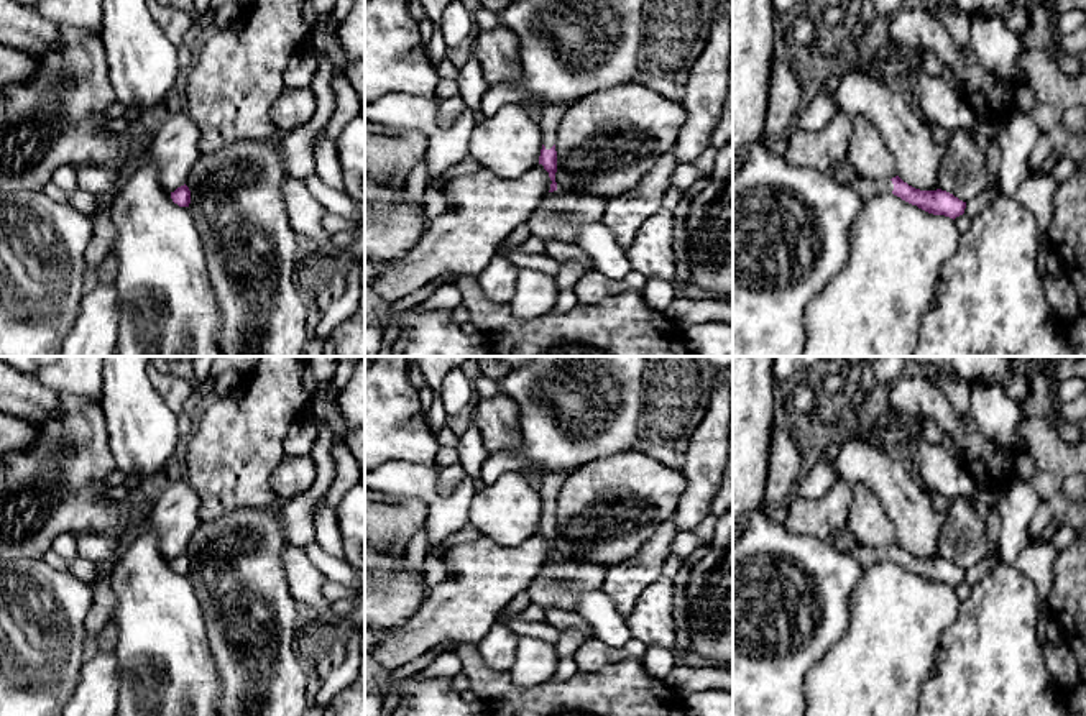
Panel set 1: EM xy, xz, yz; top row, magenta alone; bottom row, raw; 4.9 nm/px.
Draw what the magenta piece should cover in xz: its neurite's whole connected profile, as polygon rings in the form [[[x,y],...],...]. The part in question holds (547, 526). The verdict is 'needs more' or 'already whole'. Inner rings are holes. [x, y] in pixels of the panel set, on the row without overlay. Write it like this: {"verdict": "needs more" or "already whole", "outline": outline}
{"verdict": "needs more", "outline": [[[550,473],[539,481],[539,491],[542,499],[542,517],[539,524],[539,532],[549,540],[552,548],[550,558],[557,558],[555,540],[557,540],[557,519],[555,519],[555,507],[557,507],[557,494],[559,489],[567,478],[565,473]]]}

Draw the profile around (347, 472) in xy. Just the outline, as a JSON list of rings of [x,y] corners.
[[[334,442],[332,458],[335,463],[335,478],[324,498],[335,509],[345,493],[361,483],[361,471],[345,443]]]

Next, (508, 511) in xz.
[[[519,471],[504,473],[493,484],[478,484],[470,504],[470,524],[501,547],[519,547],[539,532],[542,499],[539,483]]]

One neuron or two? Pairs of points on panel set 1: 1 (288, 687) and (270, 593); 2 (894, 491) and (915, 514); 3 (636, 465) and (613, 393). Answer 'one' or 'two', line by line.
1: one
2: one
3: two

